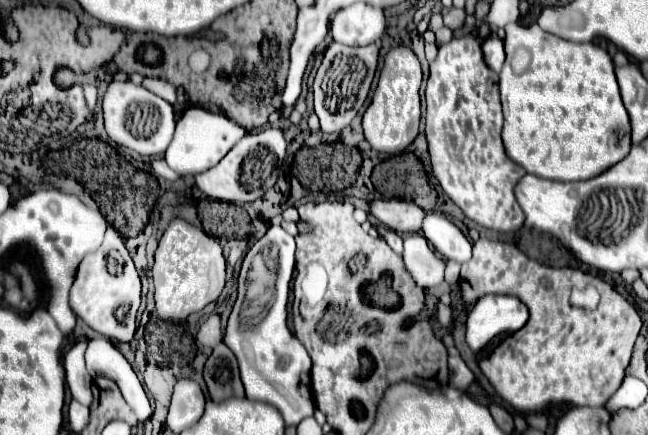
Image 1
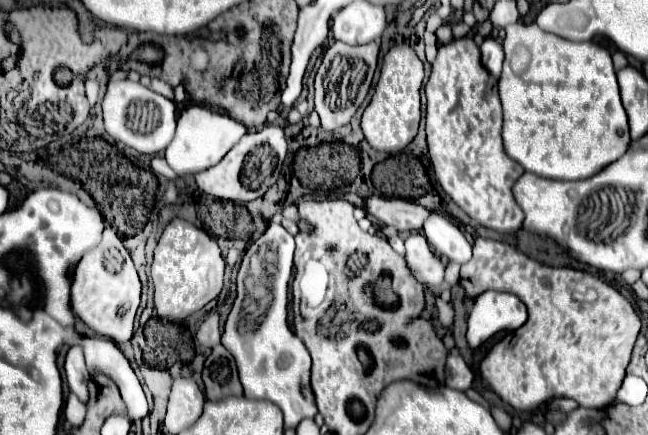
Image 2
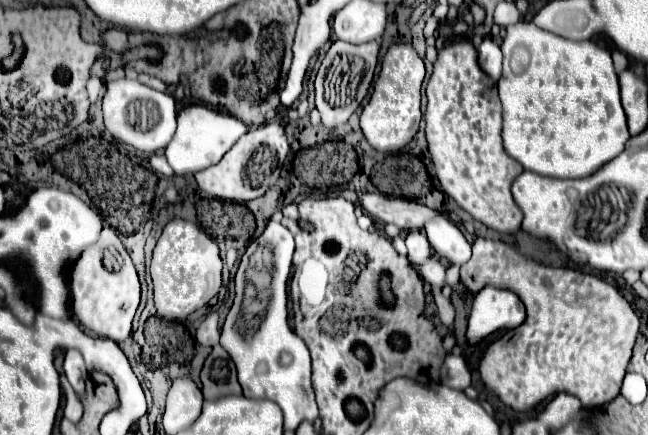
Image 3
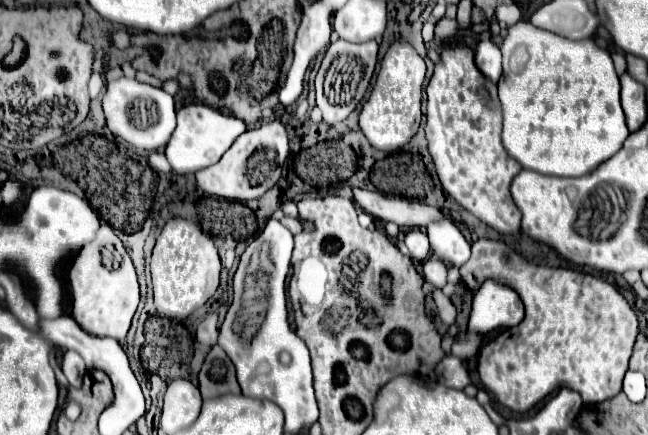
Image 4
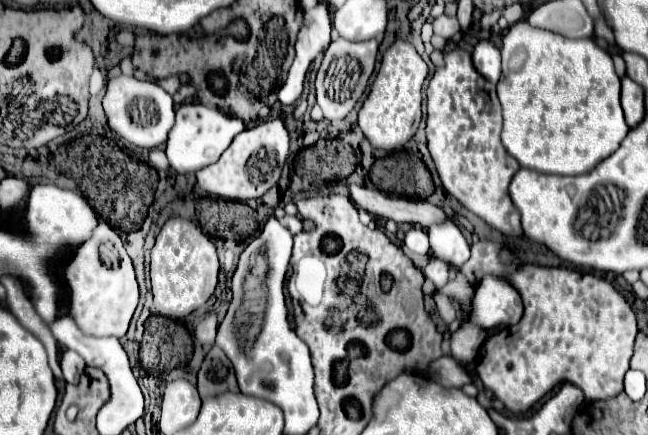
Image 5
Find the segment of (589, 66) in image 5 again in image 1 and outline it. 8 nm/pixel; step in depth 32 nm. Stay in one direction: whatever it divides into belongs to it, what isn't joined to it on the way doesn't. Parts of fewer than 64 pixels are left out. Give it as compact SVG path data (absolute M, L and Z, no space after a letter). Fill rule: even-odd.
M512 24L506 28L506 62L500 72L500 94L504 108L502 140L506 154L522 166L528 174L558 180L558 182L580 182L600 176L630 152L630 116L622 104L618 82L614 76L614 64L606 50L596 44L576 44L554 34L544 32L538 24L528 28ZM518 46L524 46L532 54L530 68L522 74L512 72L512 56Z

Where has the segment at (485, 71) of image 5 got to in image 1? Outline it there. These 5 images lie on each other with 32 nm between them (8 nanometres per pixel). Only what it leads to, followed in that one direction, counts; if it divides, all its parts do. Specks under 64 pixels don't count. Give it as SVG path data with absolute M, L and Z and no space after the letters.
M488 36L482 42L482 50L484 50L486 64L490 64L490 68L494 72L500 72L502 64L504 64L504 58L506 58L506 54L504 54L504 42L498 36Z

